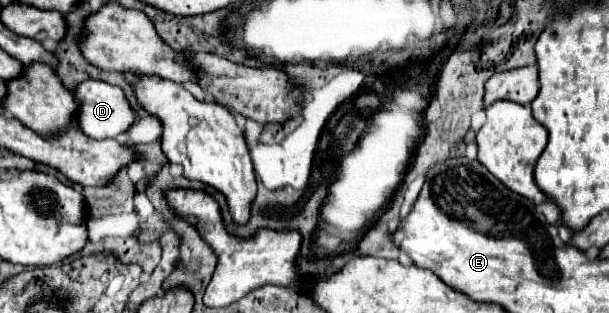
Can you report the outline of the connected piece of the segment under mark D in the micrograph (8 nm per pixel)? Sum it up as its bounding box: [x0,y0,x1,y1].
[75,80,135,140]

